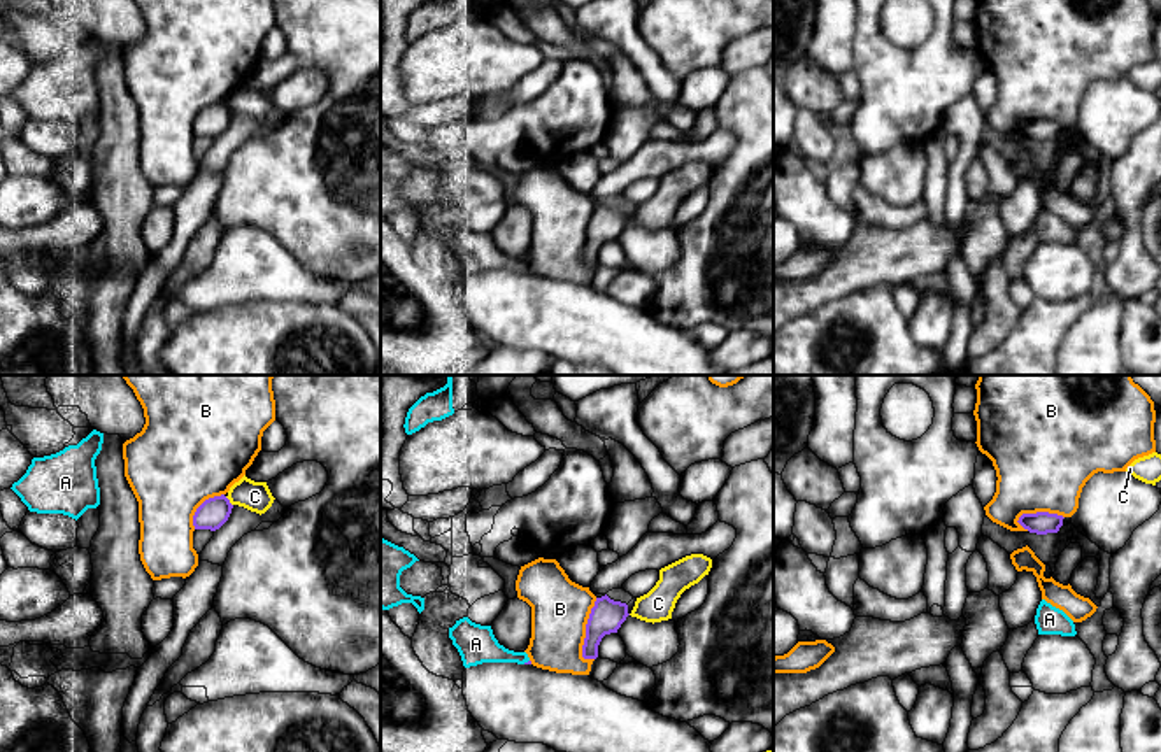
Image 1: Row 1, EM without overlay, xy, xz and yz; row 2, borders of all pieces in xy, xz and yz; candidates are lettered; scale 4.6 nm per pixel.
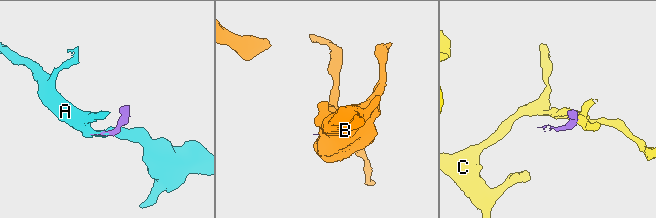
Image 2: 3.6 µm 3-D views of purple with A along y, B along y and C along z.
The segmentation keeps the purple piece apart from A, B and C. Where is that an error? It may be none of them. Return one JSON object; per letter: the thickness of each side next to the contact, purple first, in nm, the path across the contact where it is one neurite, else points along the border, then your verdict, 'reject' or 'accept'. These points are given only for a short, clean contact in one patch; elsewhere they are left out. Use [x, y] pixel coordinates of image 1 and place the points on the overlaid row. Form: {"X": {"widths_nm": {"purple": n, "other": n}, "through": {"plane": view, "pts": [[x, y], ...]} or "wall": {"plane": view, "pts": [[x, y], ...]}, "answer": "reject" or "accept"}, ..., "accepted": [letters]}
{"A": {"widths_nm": {"purple": 20, "other": 180}, "through": {"plane": "xz", "pts": [[528, 661], [525, 663], [476, 644]]}, "answer": "accept"}, "B": {"widths_nm": {"purple": 150, "other": 280}, "answer": "reject"}, "C": {"widths_nm": {"purple": 140, "other": 140}, "wall": {"plane": "xy", "pts": [[225, 496], [232, 505]]}, "answer": "reject"}, "accepted": ["A"]}

